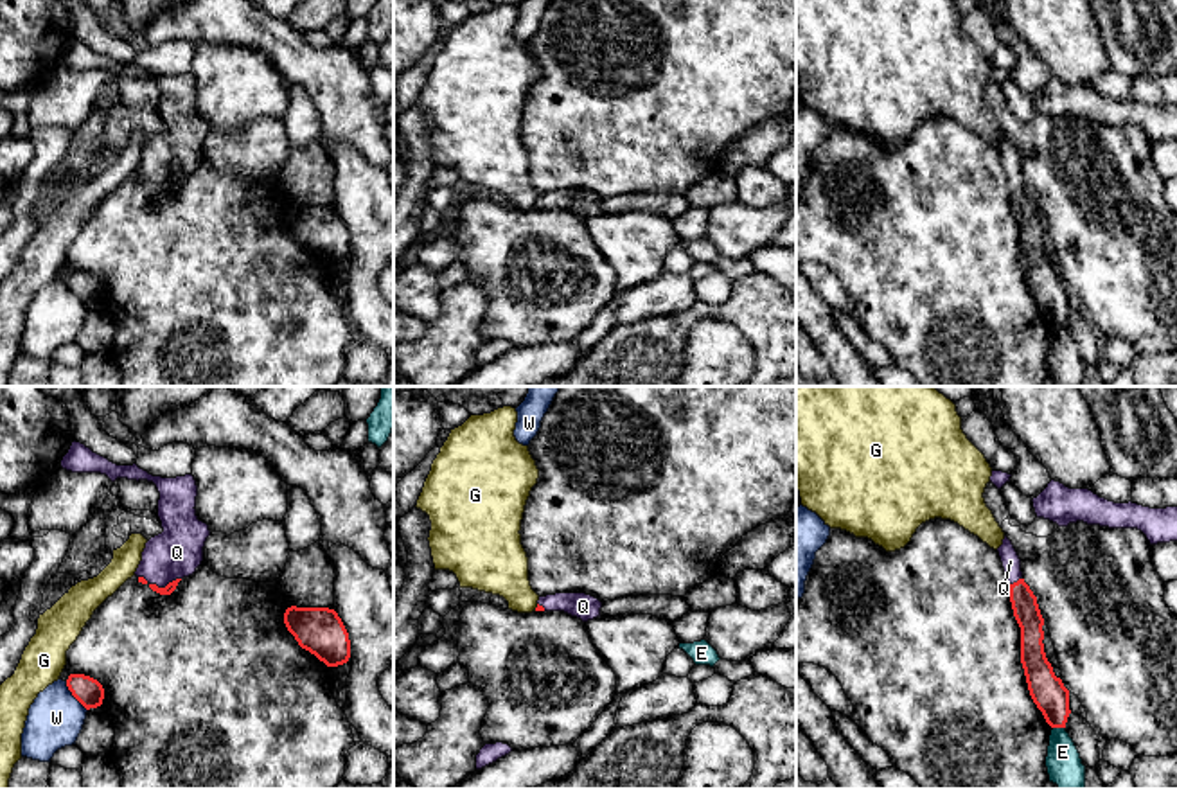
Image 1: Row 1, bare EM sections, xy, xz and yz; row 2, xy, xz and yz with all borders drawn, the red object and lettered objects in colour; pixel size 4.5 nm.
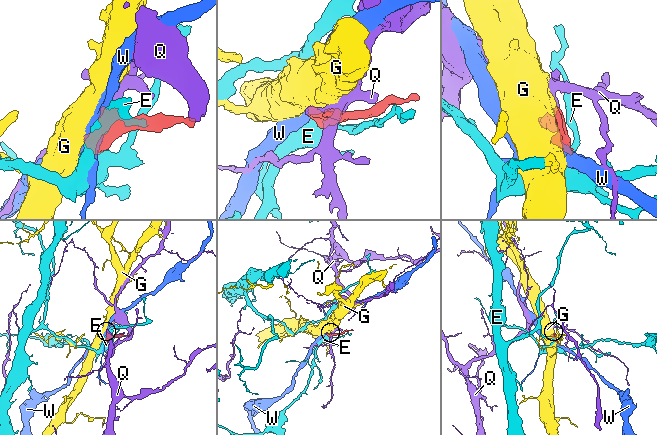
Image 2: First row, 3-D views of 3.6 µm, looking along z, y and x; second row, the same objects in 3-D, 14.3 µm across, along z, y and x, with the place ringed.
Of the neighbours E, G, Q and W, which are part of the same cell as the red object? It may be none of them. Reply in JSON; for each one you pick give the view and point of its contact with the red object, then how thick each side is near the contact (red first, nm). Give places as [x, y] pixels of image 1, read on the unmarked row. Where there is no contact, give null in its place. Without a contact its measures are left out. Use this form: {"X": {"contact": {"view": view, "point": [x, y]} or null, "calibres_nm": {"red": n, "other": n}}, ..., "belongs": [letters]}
{"Q": {"contact": {"view": "xy", "point": [160, 186]}, "calibres_nm": {"red": 50, "other": 220}}, "belongs": ["Q"]}

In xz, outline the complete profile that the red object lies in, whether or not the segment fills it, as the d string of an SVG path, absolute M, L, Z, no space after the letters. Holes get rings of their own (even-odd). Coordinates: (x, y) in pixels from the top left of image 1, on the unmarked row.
M555 191L539 194L535 208L564 208L582 219L600 214L602 199L586 191Z

